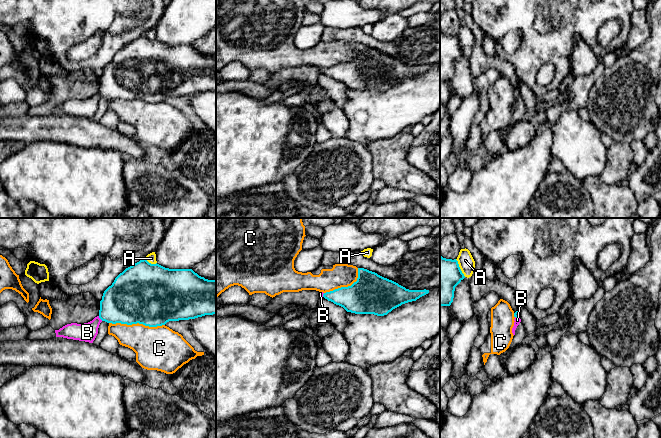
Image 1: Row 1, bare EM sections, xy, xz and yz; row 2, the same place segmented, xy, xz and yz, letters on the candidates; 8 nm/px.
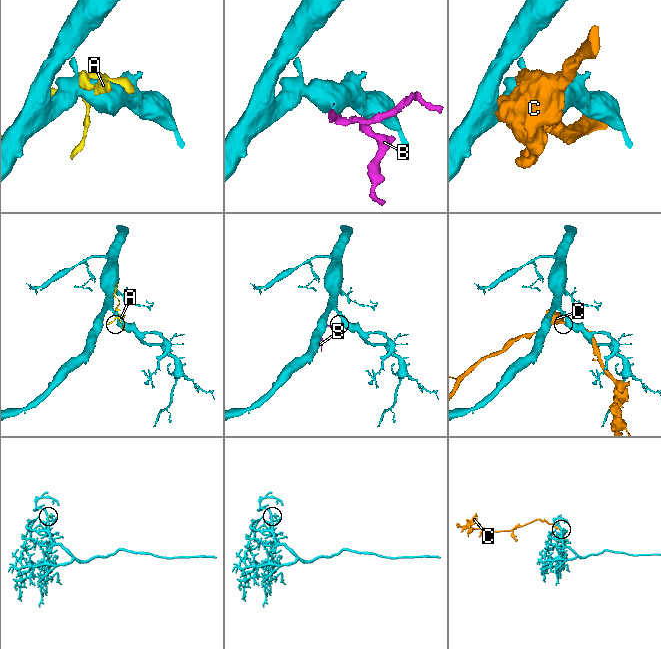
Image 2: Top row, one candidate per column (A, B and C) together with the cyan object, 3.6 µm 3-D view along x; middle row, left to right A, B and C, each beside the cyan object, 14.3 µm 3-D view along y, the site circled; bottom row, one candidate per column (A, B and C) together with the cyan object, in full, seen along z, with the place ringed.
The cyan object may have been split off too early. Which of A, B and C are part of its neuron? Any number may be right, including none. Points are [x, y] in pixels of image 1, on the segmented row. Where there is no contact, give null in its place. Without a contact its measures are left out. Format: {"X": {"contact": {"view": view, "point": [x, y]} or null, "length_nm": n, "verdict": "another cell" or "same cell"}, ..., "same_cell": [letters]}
{"A": {"contact": {"view": "yz", "point": [459, 268]}, "length_nm": 170, "verdict": "another cell"}, "B": {"contact": {"view": "xy", "point": [100, 318]}, "length_nm": 50, "verdict": "same cell"}, "C": {"contact": {"view": "xy", "point": [137, 322]}, "length_nm": 440, "verdict": "another cell"}, "same_cell": ["B"]}

